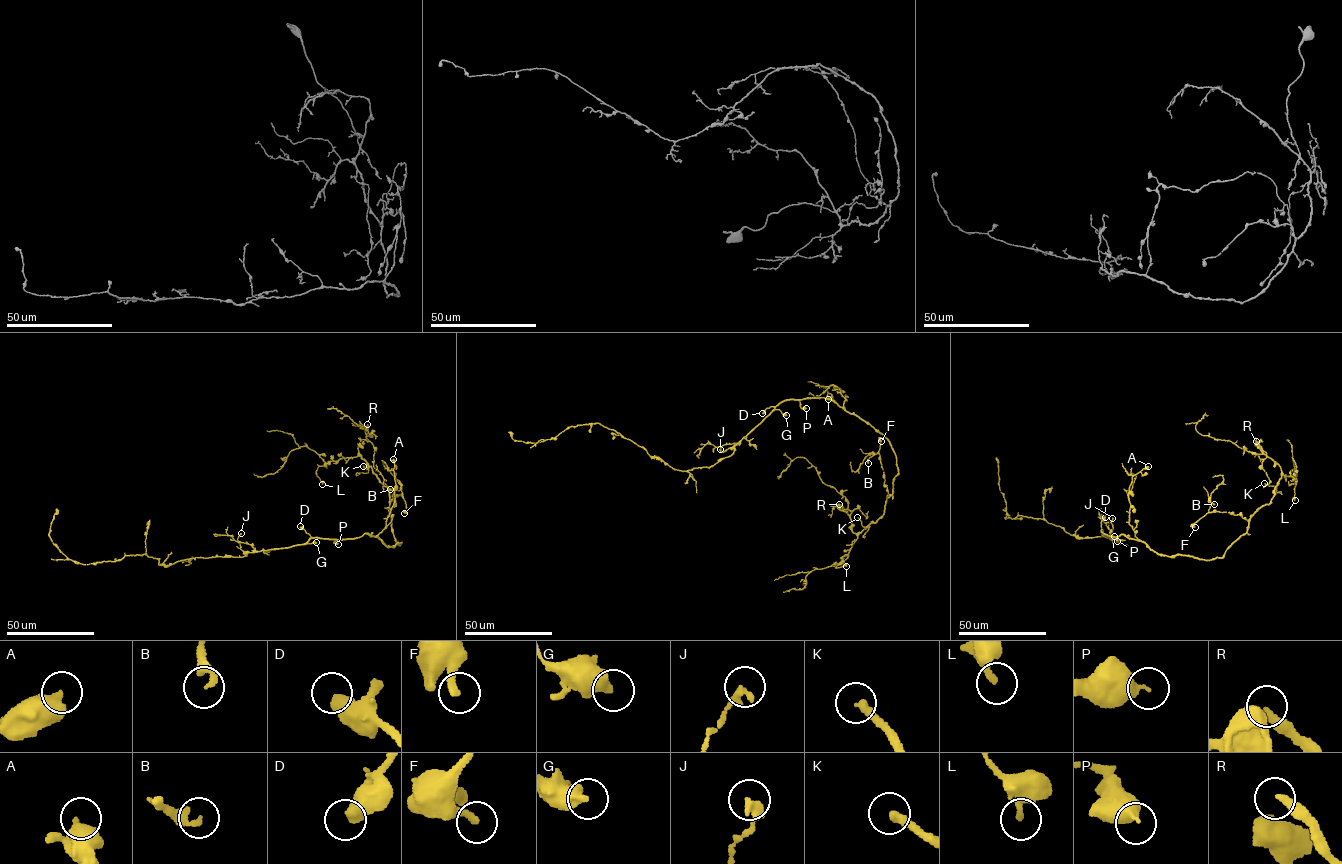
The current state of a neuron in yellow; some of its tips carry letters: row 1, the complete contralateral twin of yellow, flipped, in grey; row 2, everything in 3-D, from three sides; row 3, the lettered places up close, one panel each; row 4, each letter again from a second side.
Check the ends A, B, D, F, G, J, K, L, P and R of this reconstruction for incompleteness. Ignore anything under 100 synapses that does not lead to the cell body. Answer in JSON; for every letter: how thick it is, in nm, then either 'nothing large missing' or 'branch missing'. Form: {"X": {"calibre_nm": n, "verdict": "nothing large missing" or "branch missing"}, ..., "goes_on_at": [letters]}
{"A": {"calibre_nm": 550, "verdict": "nothing large missing"}, "B": {"calibre_nm": 190, "verdict": "nothing large missing"}, "D": {"calibre_nm": 550, "verdict": "nothing large missing"}, "F": {"calibre_nm": 280, "verdict": "nothing large missing"}, "G": {"calibre_nm": 480, "verdict": "nothing large missing"}, "J": {"calibre_nm": 320, "verdict": "nothing large missing"}, "K": {"calibre_nm": 320, "verdict": "nothing large missing"}, "L": {"calibre_nm": 260, "verdict": "nothing large missing"}, "P": {"calibre_nm": 340, "verdict": "nothing large missing"}, "R": {"calibre_nm": 320, "verdict": "branch missing"}, "goes_on_at": ["R"]}

